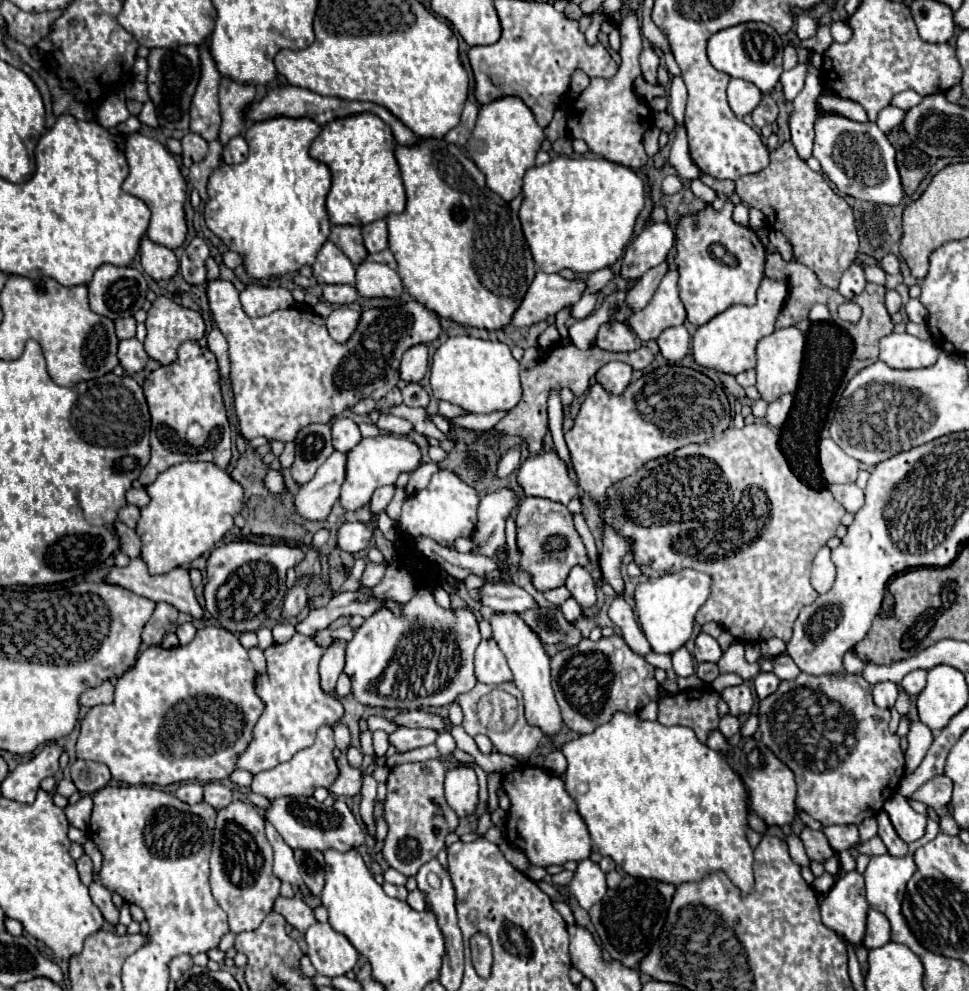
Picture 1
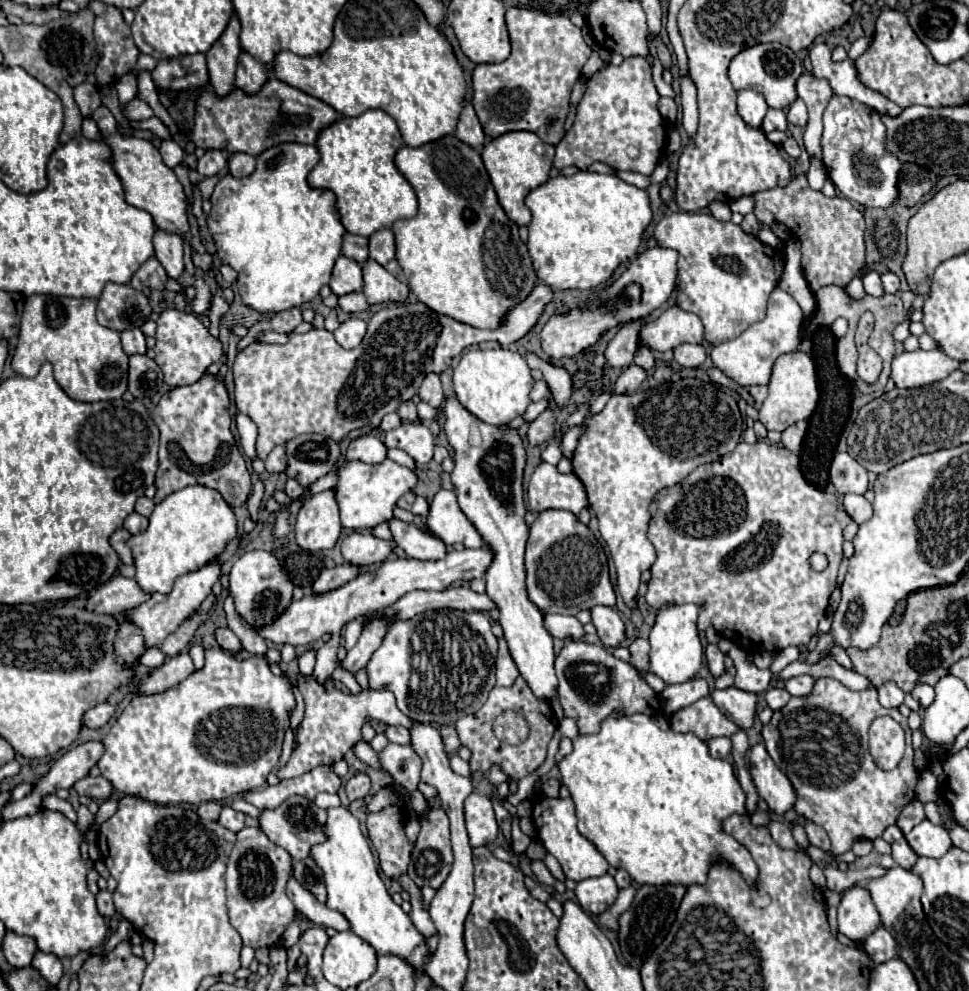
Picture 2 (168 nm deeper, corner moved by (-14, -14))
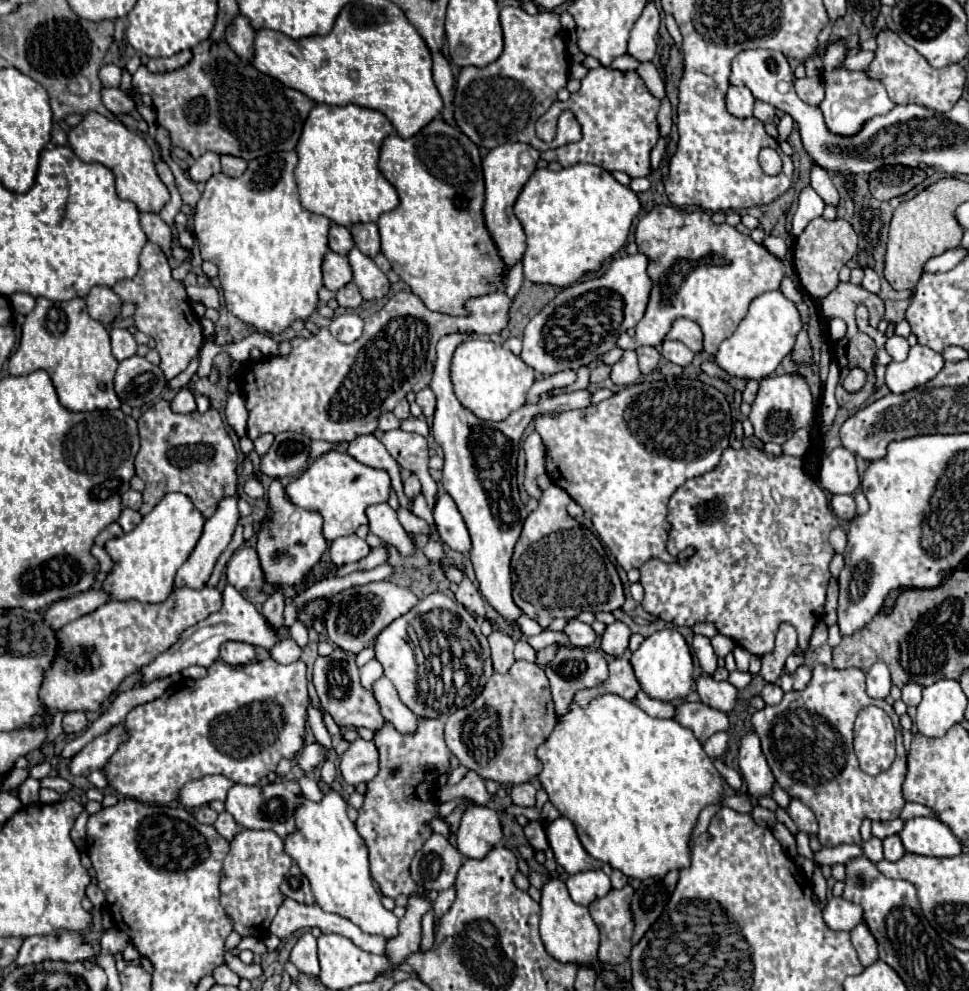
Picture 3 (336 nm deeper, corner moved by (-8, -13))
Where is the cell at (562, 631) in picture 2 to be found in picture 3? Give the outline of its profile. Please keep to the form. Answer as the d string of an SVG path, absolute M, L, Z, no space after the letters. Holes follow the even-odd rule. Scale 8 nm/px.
M568 619L564 633L568 635L568 639L574 647L590 647L596 641L596 633L592 631L592 627L578 619Z

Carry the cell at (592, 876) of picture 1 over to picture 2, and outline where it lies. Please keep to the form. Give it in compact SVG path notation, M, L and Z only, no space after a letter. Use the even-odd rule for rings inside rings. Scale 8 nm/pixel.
M610 874L598 876L598 878L586 878L576 884L576 900L578 904L588 912L598 916L608 906L614 904L618 896L618 886Z

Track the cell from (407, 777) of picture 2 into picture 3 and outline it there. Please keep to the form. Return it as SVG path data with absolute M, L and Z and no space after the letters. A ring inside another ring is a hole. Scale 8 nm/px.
M356 739L342 755L340 773L348 785L368 783L380 771L380 753L372 741Z

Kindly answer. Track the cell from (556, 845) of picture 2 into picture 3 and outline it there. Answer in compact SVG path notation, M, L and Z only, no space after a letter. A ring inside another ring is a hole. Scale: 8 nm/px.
M558 817L552 823L548 823L546 825L546 837L548 837L550 849L554 851L556 863L568 875L602 867L602 863L598 859L594 859L592 855L586 853L586 849L582 847L570 819Z

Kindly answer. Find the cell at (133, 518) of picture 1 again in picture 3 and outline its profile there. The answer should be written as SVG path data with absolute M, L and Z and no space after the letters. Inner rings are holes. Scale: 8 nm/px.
M124 509L122 515L120 515L120 519L118 519L118 525L120 525L124 531L132 531L140 521L142 521L142 515L140 515L138 511L134 511L134 509Z

